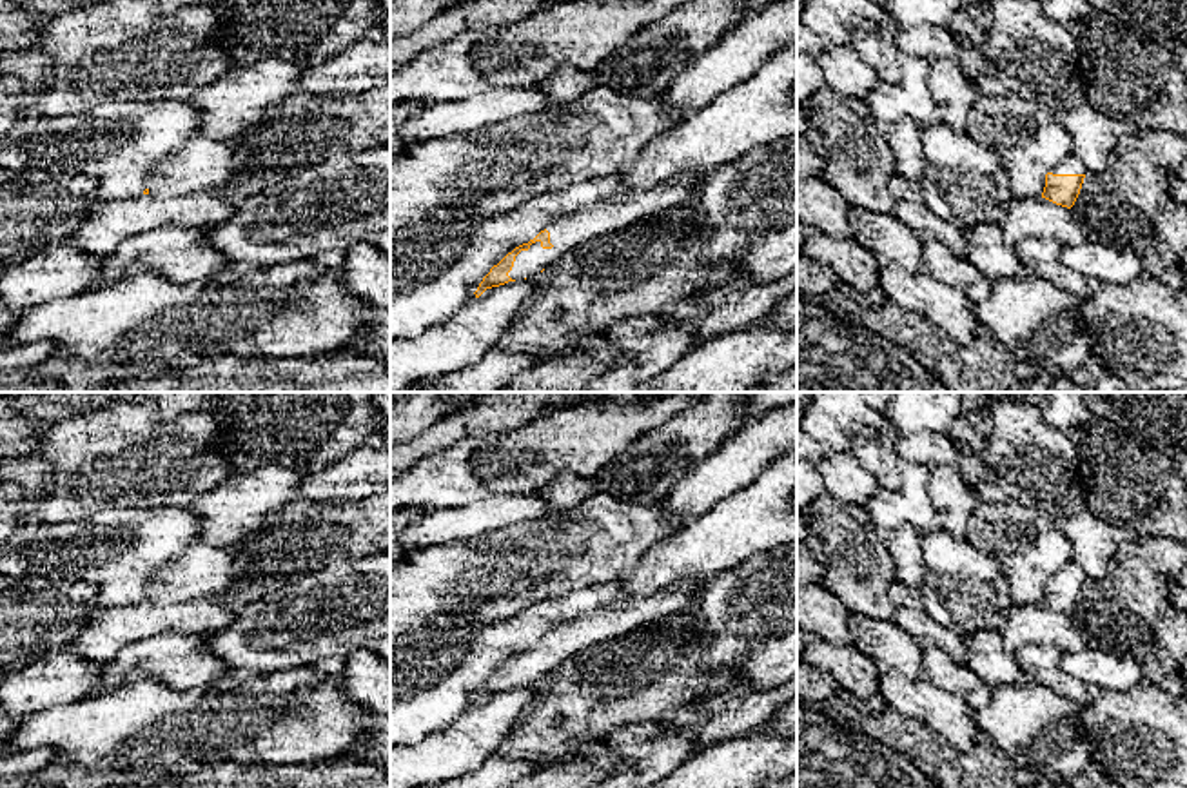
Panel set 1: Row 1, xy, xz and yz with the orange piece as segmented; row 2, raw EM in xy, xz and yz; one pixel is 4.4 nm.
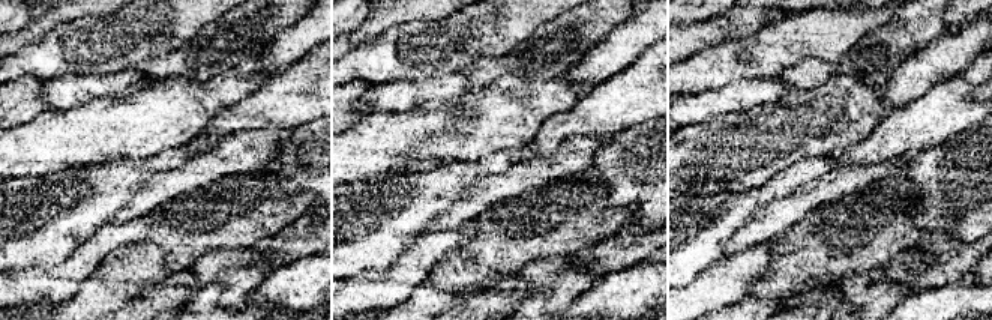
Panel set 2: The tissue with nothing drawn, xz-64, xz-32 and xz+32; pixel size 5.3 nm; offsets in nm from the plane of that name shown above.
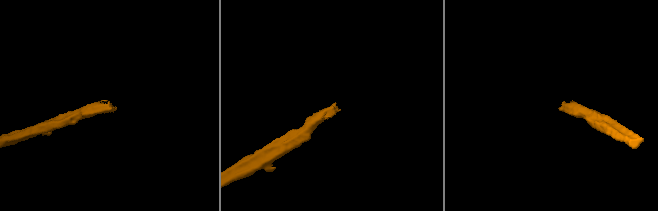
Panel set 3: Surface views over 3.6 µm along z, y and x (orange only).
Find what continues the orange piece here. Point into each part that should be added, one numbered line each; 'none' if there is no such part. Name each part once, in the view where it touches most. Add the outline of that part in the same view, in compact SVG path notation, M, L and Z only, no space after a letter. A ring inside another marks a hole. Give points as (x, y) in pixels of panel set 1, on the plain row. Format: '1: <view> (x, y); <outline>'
1: xz (618, 616); M684 577L648 597L606 596L601 606L554 626L546 634L554 654L543 655L541 648L532 650L528 657L521 657L515 663L508 683L512 686L534 685L584 648L641 626L655 625L668 616L690 608L706 581L702 577Z

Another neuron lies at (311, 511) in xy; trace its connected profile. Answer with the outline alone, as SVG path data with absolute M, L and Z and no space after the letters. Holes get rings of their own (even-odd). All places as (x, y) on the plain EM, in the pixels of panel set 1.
M390 490L354 505L329 505L321 501L292 501L265 521L247 541L231 550L241 563L241 583L267 576L294 576L314 572L334 561L356 561L390 550Z

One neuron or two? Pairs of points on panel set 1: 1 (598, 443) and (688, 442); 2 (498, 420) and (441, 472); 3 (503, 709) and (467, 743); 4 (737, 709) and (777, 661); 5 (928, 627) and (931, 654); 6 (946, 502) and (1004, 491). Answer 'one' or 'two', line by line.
1: two
2: two
3: one
4: two
5: two
6: two

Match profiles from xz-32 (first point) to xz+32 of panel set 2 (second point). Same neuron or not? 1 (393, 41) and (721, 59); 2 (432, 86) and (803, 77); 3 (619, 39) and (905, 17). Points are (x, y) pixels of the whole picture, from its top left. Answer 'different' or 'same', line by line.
1: same
2: different
3: different

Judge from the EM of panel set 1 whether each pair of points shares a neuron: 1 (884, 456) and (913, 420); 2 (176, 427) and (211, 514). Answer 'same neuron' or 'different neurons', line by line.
1: different neurons
2: different neurons

